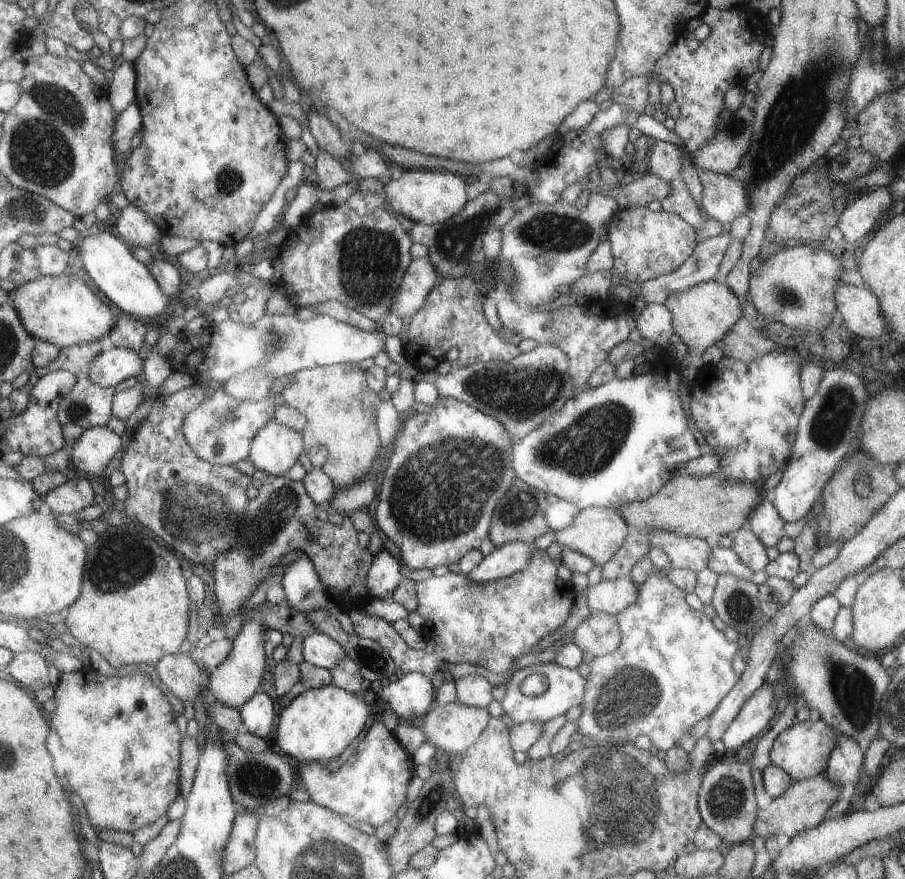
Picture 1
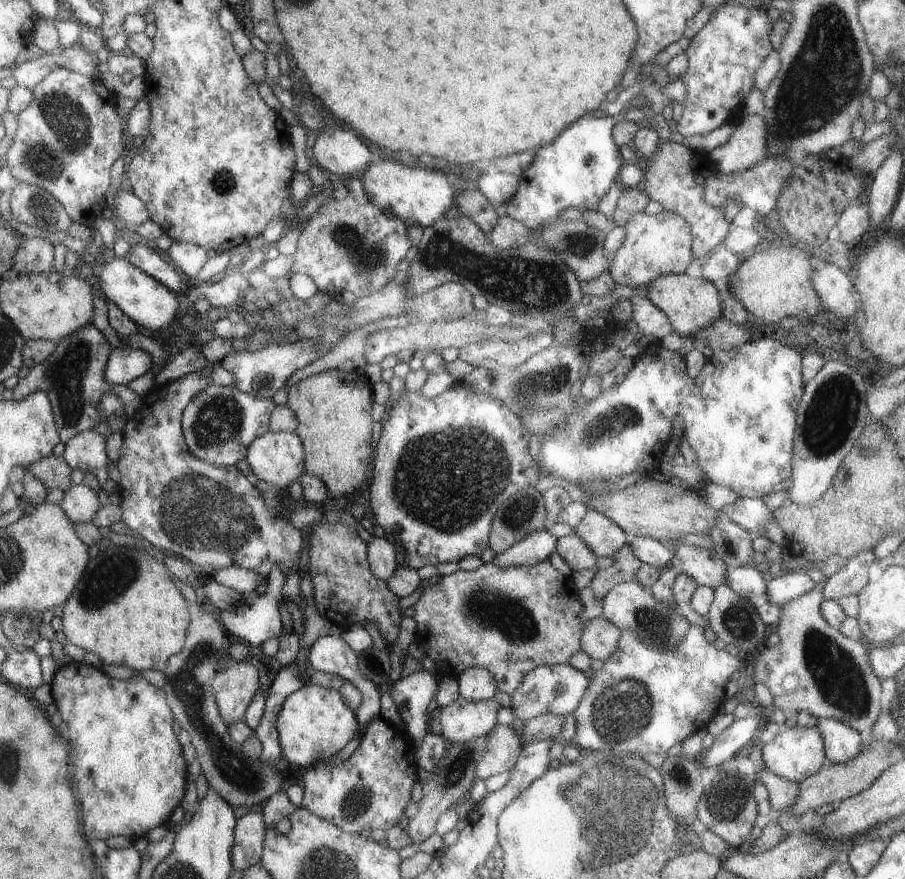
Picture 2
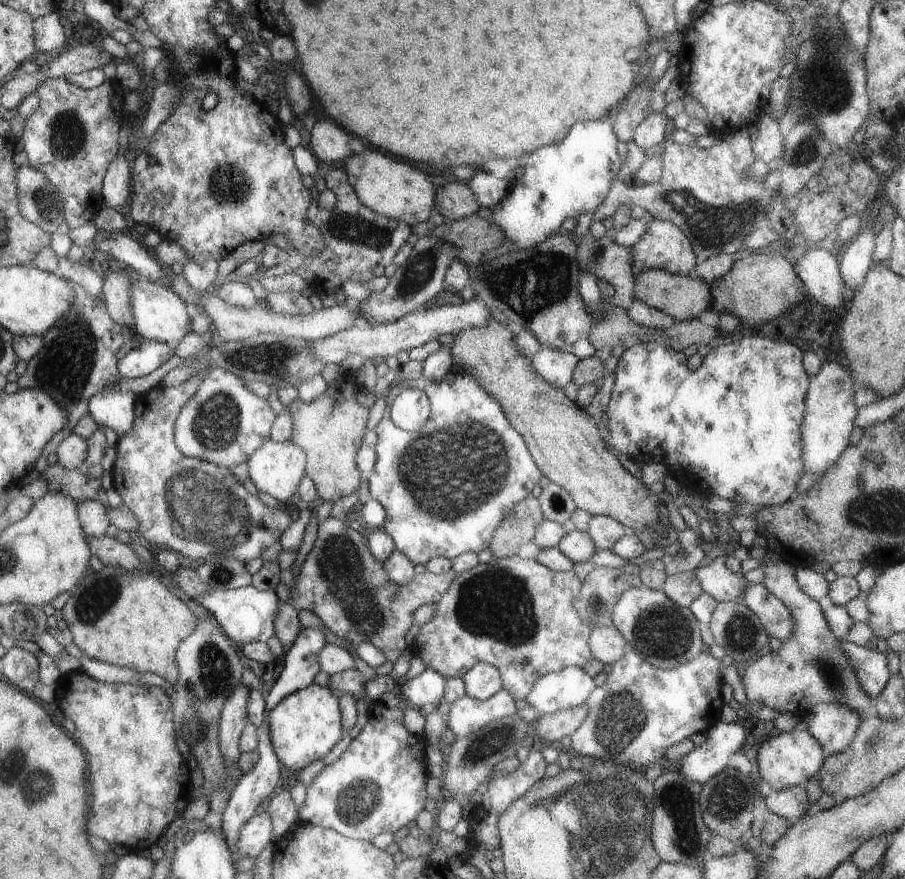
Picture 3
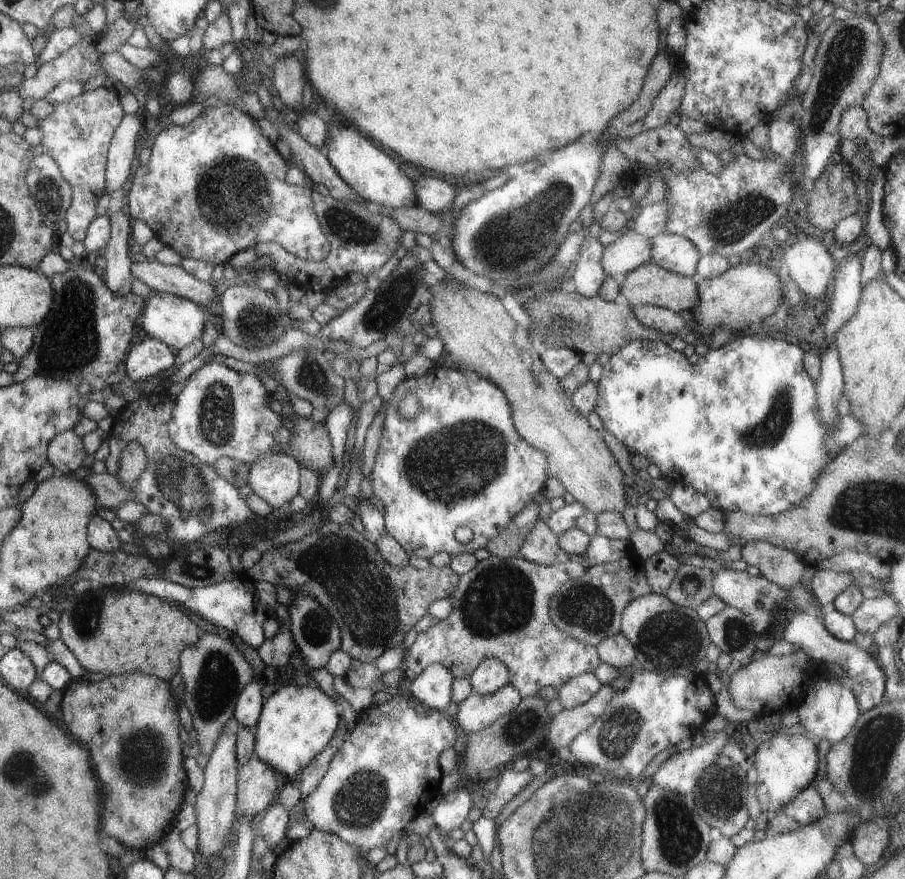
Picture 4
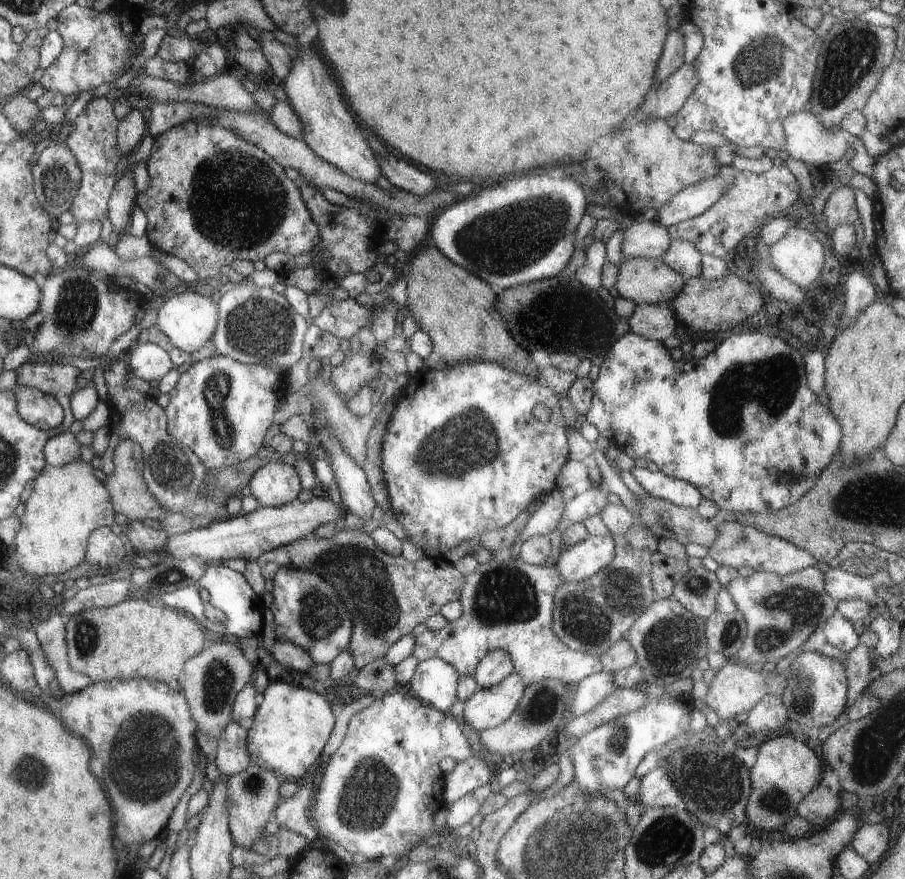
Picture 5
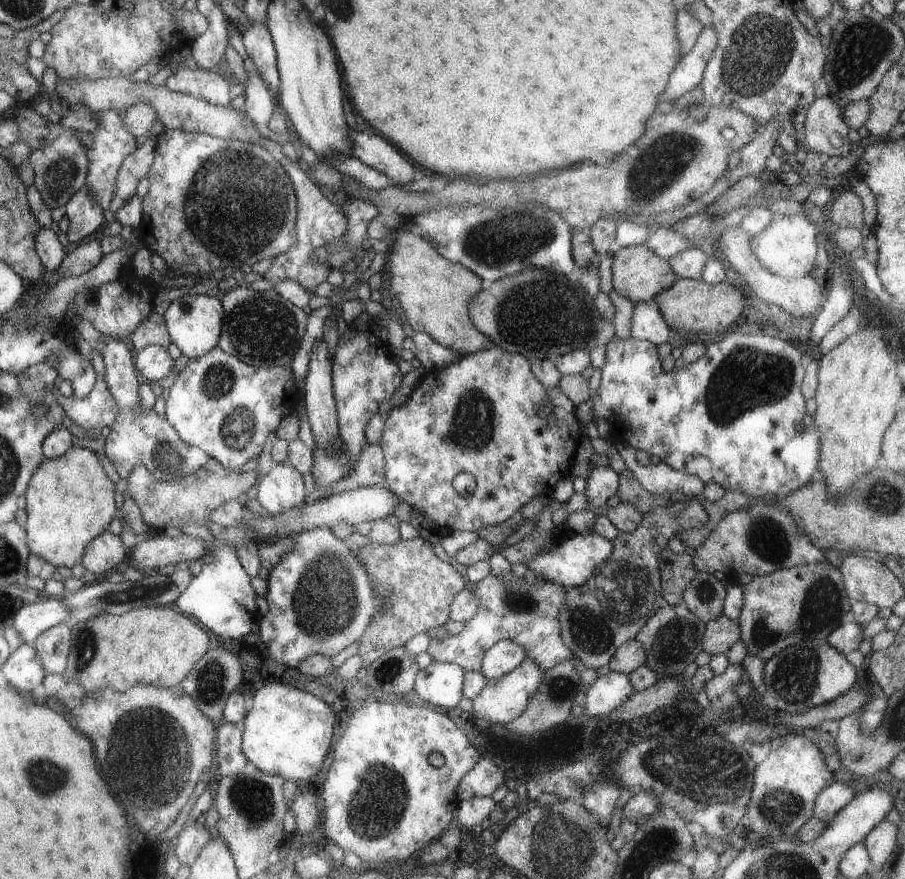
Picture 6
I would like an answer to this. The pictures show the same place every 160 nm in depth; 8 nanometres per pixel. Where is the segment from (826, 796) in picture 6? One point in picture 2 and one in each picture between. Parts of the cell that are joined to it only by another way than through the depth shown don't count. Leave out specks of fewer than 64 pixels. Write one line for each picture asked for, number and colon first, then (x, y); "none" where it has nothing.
2: (781, 793)
3: (792, 802)
4: (806, 807)
5: (819, 807)

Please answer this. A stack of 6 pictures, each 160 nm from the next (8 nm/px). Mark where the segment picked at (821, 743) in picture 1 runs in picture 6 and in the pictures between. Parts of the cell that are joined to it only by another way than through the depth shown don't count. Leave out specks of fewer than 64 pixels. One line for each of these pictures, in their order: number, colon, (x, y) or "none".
2: (795, 753)
3: (790, 758)
4: (785, 764)
5: (785, 770)
6: (785, 783)

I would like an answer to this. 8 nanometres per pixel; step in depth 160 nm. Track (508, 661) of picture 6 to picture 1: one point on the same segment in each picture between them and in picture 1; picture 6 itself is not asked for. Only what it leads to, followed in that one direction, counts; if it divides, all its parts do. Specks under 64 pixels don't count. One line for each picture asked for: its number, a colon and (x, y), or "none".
1: (473, 690)
2: (475, 684)
3: (481, 681)
4: (489, 675)
5: (495, 665)

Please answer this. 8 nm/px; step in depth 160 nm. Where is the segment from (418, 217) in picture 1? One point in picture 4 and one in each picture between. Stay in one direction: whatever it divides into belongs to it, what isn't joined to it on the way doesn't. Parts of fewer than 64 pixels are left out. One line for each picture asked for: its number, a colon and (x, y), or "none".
2: (418, 196)
3: (398, 190)
4: (375, 178)

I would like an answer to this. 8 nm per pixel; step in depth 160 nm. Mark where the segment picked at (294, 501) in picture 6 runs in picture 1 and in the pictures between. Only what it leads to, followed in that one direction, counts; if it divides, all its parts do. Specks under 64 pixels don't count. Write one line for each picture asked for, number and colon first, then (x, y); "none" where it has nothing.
1: (274, 447)
2: (276, 458)
3: (275, 468)
4: (272, 477)
5: (274, 484)

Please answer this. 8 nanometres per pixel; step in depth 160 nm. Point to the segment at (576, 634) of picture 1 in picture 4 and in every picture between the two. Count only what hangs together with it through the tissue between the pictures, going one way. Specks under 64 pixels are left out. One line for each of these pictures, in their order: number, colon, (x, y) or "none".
2: (599, 638)
3: (606, 645)
4: (616, 651)

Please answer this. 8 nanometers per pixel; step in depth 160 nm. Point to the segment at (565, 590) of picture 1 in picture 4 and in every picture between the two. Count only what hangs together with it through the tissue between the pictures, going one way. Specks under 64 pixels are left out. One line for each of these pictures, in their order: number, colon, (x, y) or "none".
2: (507, 620)
3: (515, 614)
4: (500, 607)

